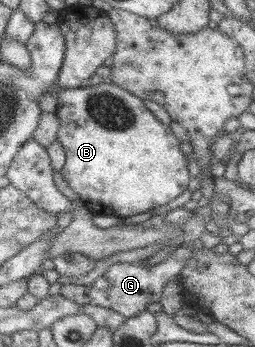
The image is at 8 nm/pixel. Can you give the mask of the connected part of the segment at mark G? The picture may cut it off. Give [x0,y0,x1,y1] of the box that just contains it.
[60,245,193,319]

